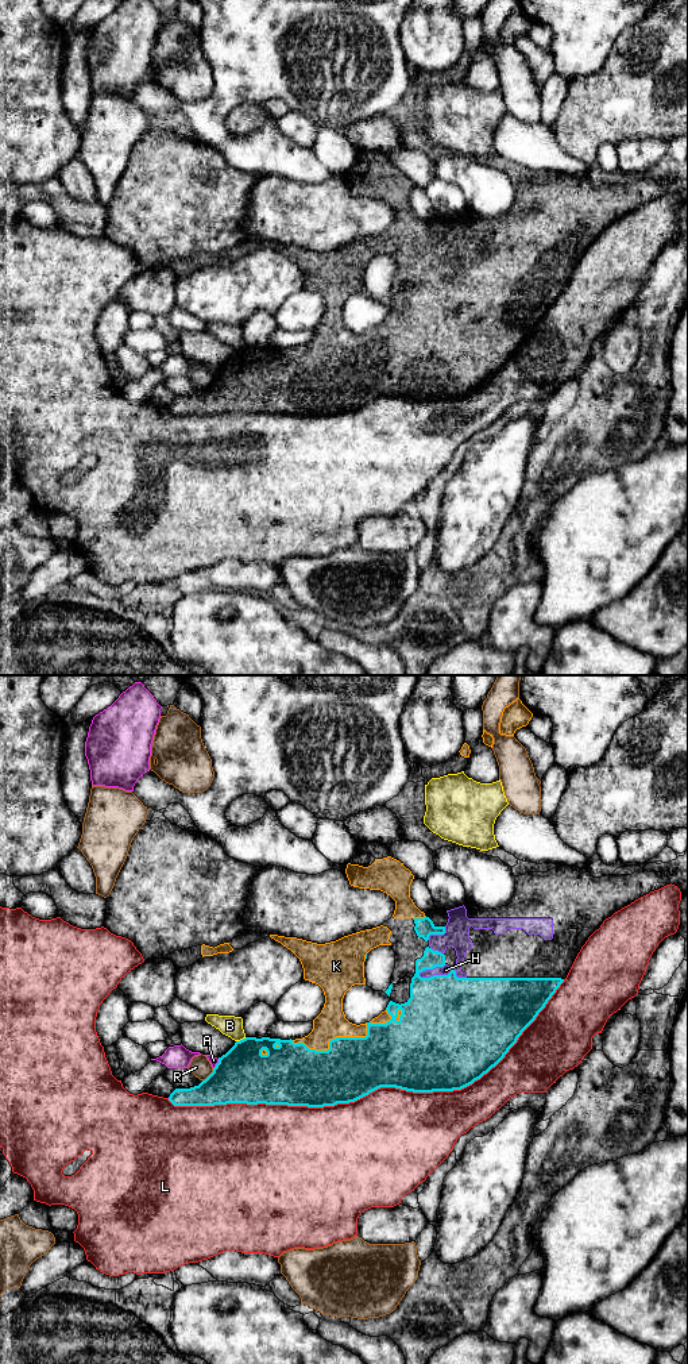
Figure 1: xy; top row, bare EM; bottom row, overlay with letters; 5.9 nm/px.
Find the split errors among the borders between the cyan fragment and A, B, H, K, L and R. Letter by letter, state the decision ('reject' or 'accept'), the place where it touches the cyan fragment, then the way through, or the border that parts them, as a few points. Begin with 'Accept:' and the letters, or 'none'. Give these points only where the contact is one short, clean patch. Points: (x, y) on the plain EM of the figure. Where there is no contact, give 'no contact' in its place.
Accept: H, K
A: reject | xy (216, 373) | along xy (219, 368), (213, 377)
B: reject | xy (240, 349)
H: accept | xy (435, 284)
K: accept | xy (333, 347)
L: reject | xy (374, 399)
R: reject | xy (209, 384)

